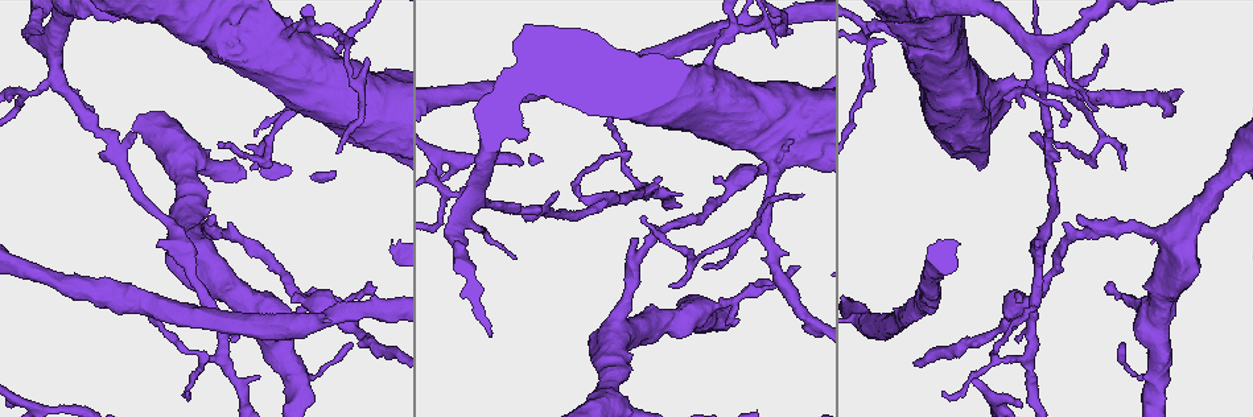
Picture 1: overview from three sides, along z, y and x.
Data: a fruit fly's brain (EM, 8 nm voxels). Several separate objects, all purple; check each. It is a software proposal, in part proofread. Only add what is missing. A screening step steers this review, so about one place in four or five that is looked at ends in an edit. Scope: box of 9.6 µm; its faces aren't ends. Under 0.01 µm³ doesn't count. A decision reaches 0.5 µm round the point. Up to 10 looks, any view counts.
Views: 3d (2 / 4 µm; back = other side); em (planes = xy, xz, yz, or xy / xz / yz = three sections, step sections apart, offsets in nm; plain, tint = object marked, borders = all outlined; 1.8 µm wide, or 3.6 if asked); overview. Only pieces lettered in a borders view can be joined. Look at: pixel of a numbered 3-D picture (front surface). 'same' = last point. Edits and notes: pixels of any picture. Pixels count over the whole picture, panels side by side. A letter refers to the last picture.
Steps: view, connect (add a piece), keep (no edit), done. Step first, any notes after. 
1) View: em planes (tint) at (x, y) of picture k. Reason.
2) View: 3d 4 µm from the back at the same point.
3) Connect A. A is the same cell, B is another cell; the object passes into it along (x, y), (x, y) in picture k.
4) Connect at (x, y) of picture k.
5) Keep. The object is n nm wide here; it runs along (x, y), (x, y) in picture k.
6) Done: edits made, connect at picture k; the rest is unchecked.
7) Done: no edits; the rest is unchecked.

View: 3d 2 µm from the back at (212, 214) of picture 1. Free end.

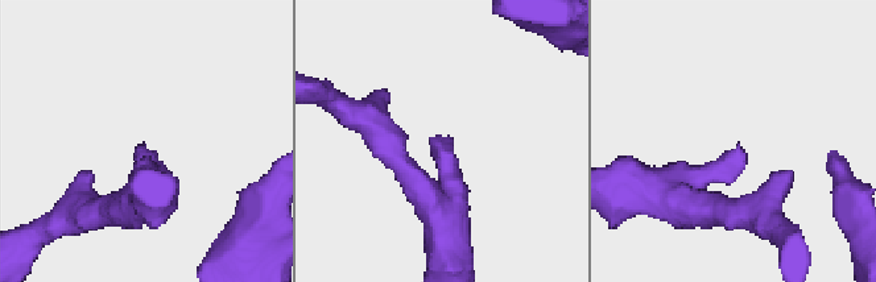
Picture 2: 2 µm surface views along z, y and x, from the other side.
View: em yz step 8 (tint) at (738, 149) of picture 2. Now the EM.

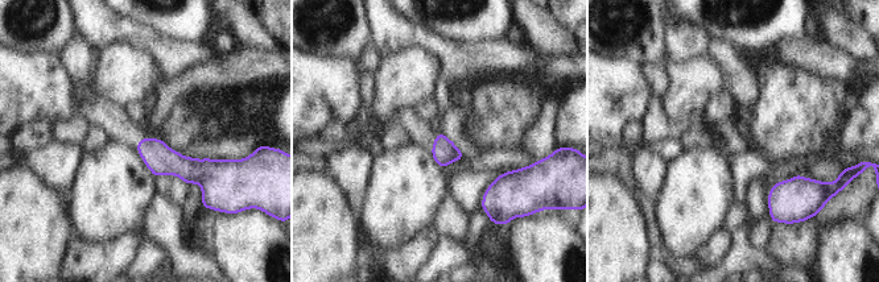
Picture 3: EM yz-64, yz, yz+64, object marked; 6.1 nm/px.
View: em yz step 8 (borders) at the same point. See the neighbours.

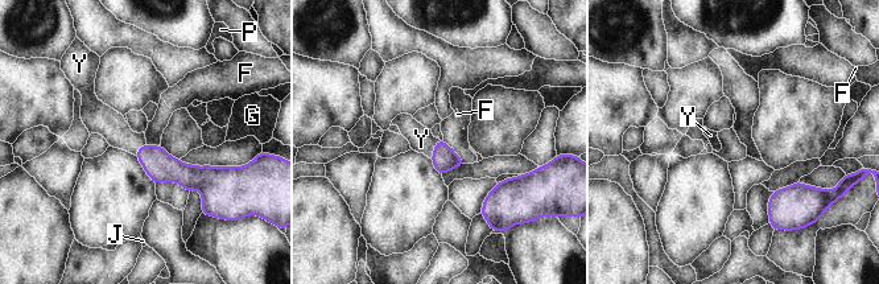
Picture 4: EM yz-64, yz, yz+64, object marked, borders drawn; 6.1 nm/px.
Connect Y. The object is 150 nm wide here; the longest contact is with Y, 140 nm; Y is the same cell, F, G, J and P are other cells; it goes on there.

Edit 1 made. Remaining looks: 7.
View: em 3.6 µm planes (borders) at (733, 322) of picture 1. An open end.

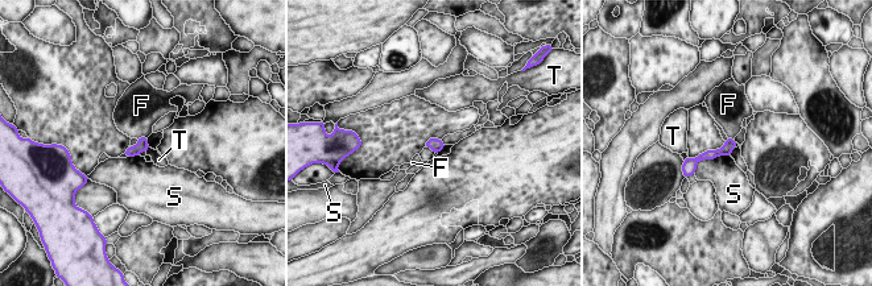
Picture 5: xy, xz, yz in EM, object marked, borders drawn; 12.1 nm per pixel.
Keep. F, S and T are other cells; it runs along (732, 142), (724, 150), (695, 161) in picture 5; none of them fits.

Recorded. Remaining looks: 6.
View: em planes (borders) at (705, 269) of picture 1. Tapers out.

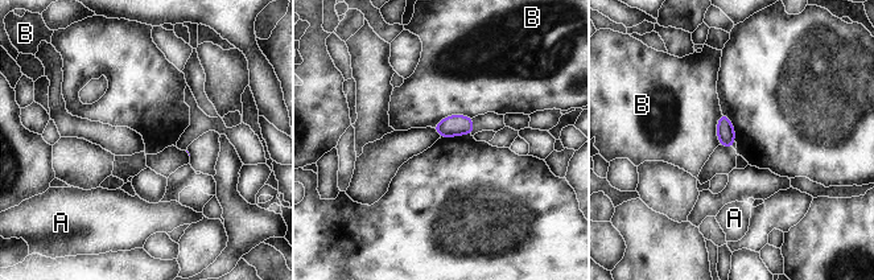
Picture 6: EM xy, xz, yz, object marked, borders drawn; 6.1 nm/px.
Keep. The object is 110 nm wide here; A and B are other cells; a border runs along (471, 116), (446, 115), (432, 127) in picture 6; no lettered piece goes on from it.

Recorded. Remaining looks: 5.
View: em 3.6 µm xy step 16 (tint) at (1197, 241) of picture 1. Stops while still wide.

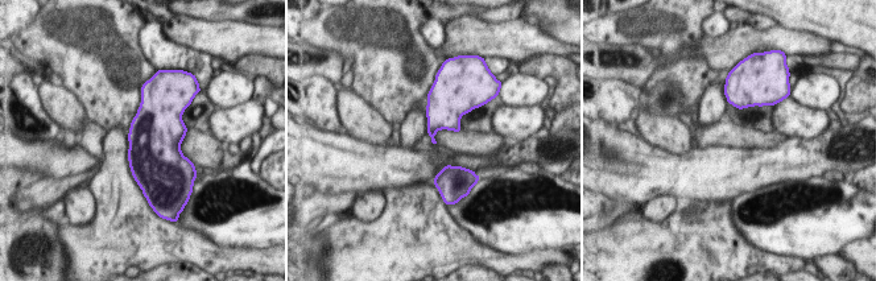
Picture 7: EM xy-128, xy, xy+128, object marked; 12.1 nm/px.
View: em 3.6 µm xz step 8 (borders) at the same point.

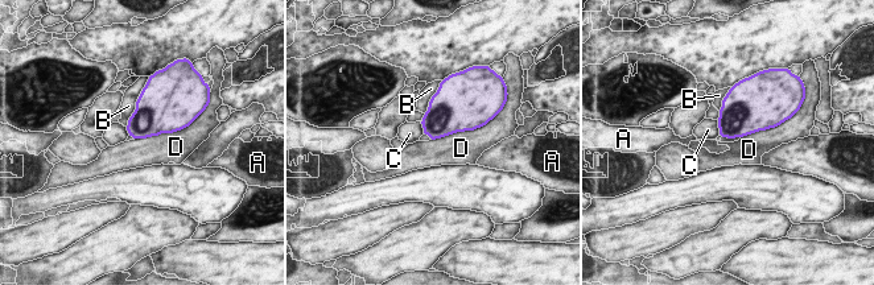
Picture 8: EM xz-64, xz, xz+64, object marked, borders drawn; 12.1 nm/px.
Keep. A, B, C and D are other cells; a border runs along (182, 129), (136, 137), (134, 140) in picture 8; none of them fits.

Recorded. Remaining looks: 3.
Done: edits made, connect at picture 4; the rest is unchecked.

